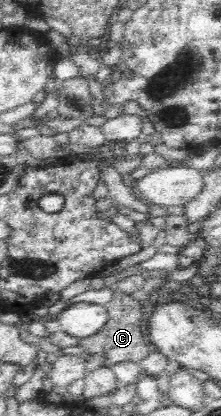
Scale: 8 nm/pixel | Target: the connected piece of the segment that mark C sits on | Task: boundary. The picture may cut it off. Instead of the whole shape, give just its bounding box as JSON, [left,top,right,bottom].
[78,291,150,368]

